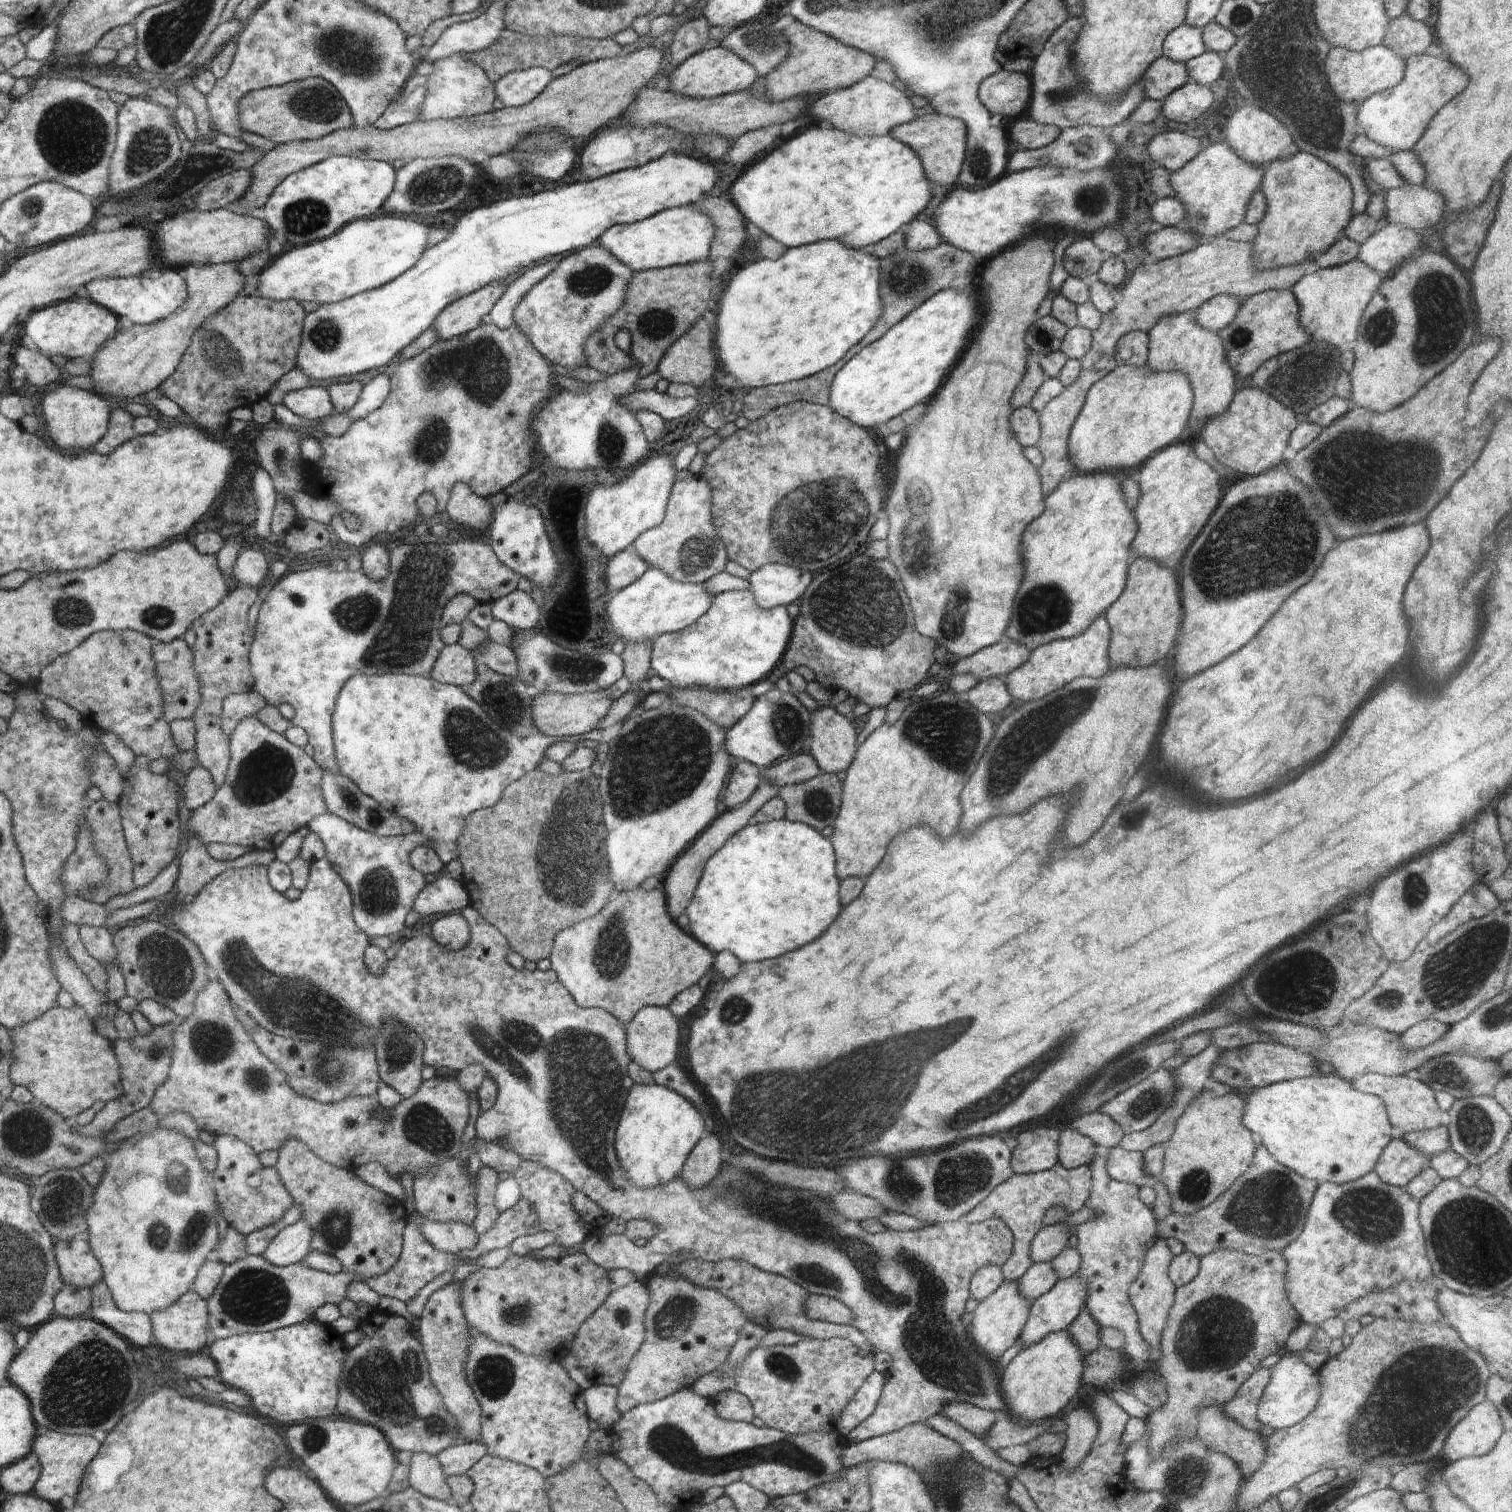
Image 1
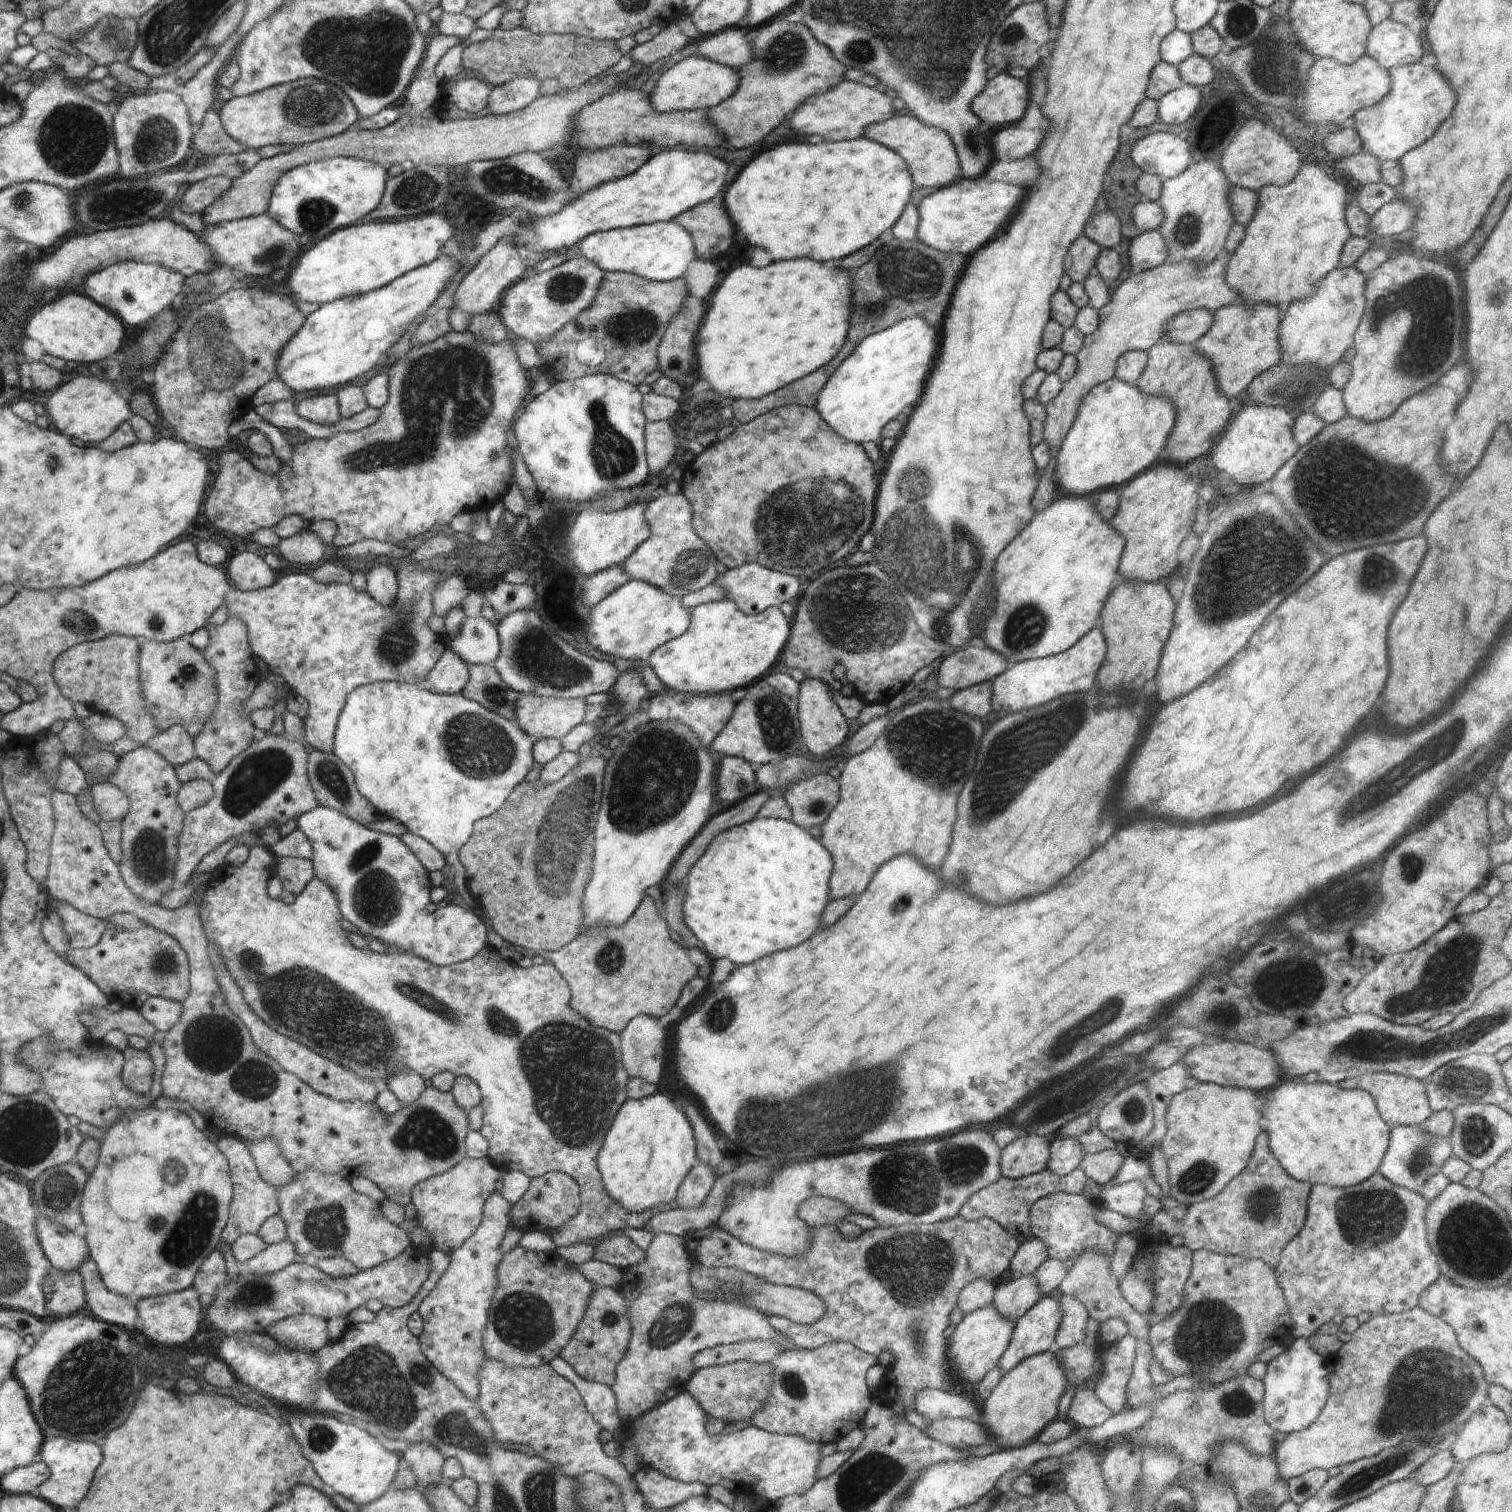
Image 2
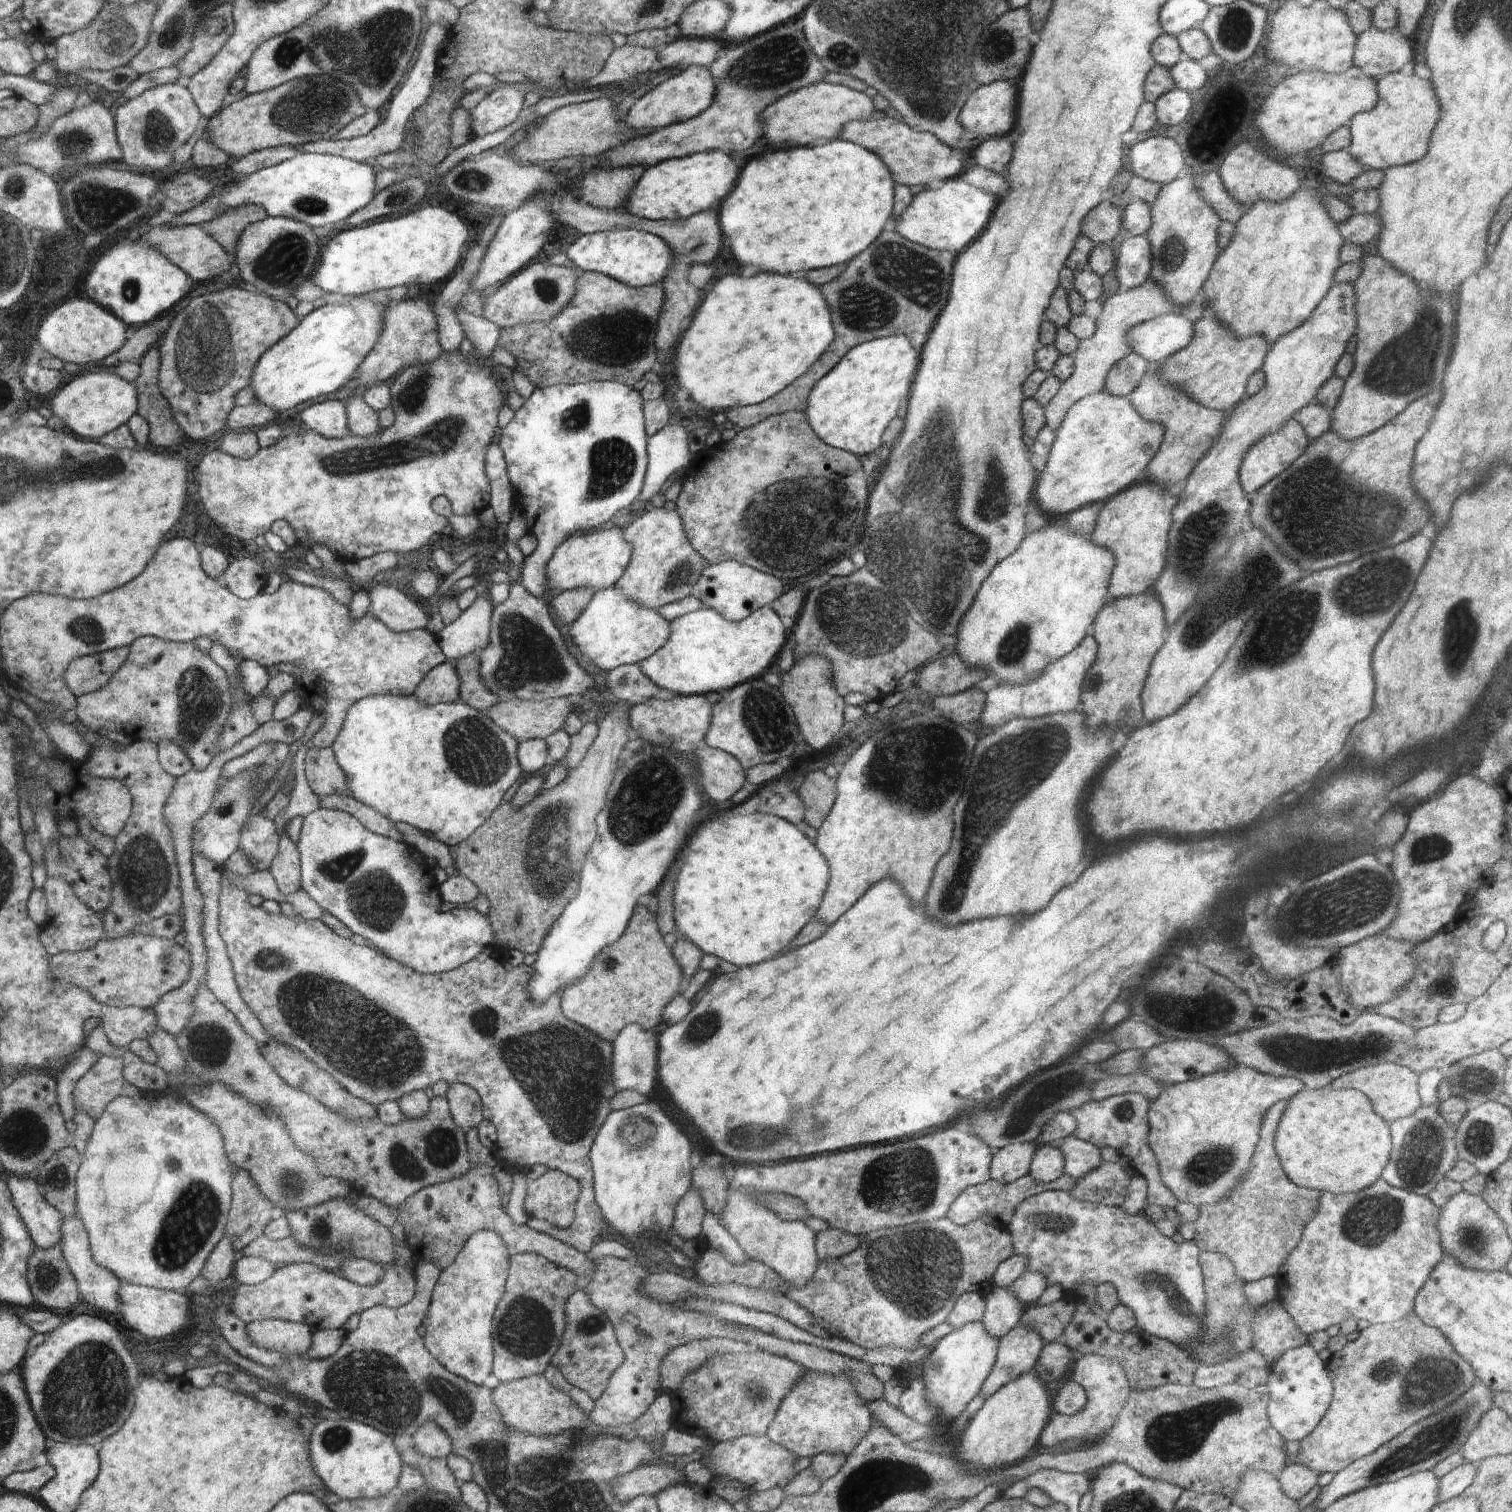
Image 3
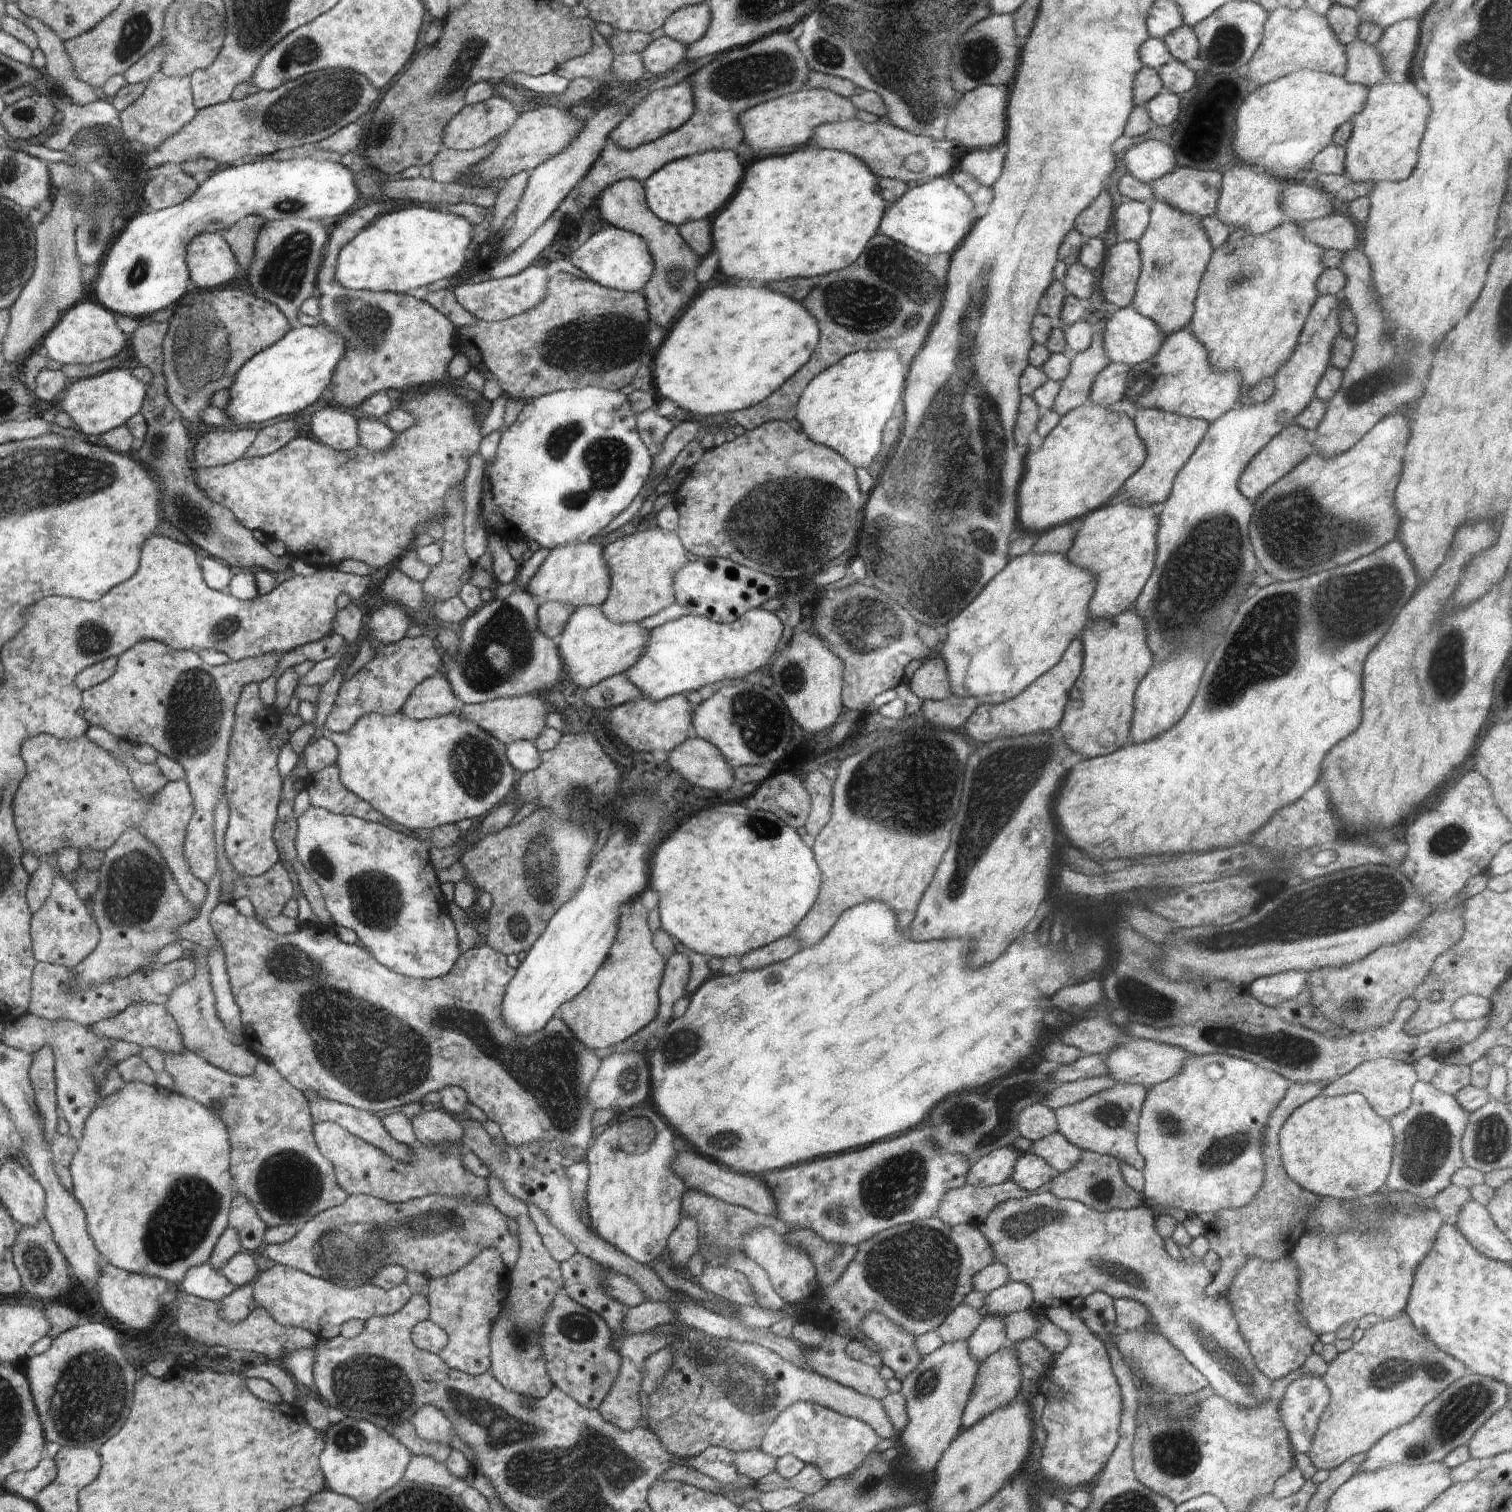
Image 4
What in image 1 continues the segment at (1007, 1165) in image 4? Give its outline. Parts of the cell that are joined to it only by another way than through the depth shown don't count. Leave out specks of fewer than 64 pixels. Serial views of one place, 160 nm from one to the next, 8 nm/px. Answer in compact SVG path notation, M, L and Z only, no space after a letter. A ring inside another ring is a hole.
M1046 1126L1024 1130L1017 1136L1018 1144L1011 1156L1014 1173L1039 1173L1057 1163L1060 1131Z

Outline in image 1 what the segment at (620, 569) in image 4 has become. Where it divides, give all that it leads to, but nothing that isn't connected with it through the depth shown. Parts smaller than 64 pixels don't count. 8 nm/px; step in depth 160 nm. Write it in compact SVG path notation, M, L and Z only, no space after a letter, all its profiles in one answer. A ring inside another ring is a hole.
M691 473L691 476L685 481L674 483L662 524L642 533L633 544L638 556L648 567L667 572L677 581L685 583L705 583L716 573L724 571L725 564L730 558L728 558L727 547L722 542L714 524L712 498L712 486L700 474Z

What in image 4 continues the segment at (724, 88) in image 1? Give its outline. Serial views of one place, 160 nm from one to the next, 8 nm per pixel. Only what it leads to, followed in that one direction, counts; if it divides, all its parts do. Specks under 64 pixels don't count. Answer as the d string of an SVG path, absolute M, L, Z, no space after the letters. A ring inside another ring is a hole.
M686 78L676 86L650 92L634 106L632 112L626 115L626 118L610 134L610 137L618 146L634 150L640 145L651 143L665 134L679 129L692 118L695 110L694 84L692 84L691 78Z

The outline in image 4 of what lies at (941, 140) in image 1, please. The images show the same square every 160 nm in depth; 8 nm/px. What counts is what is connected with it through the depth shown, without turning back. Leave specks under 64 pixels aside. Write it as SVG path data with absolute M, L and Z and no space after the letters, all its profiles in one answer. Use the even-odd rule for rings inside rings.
M860 119L835 123L824 123L815 130L812 140L820 148L836 148L862 159L878 177L900 179L909 188L912 184L922 184L936 177L947 176L954 170L952 154L937 148L934 139L922 135L913 135L892 123L878 120L867 123Z

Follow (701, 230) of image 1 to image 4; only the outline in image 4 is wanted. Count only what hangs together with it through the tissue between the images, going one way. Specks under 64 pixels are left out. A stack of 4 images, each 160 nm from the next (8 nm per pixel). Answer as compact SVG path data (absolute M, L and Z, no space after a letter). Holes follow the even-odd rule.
M614 225L592 234L571 254L569 261L592 282L600 283L609 289L631 293L642 291L655 270L654 258L644 238Z

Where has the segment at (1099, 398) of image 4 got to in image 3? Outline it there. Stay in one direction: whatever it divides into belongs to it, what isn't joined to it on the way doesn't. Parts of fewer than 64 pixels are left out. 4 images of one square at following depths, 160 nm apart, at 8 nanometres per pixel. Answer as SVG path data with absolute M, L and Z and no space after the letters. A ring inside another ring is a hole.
M1128 353L1108 371L1103 390L1115 397L1128 397L1144 377L1147 367L1148 362L1142 356Z

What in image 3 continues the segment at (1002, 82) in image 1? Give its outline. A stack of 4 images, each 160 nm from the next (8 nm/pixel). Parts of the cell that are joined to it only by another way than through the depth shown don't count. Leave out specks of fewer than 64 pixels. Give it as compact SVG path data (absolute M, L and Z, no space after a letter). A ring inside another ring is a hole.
M994 81L981 85L969 94L959 114L959 123L966 137L999 137L1007 135L1015 127L1017 111L1018 84L1014 81Z

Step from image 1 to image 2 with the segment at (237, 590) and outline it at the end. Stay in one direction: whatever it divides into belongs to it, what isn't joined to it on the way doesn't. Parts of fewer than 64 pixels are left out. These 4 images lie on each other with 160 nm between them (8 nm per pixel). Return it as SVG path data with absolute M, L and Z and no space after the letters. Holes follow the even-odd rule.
M228 617L226 622L218 627L209 625L204 627L209 630L209 643L203 650L203 655L216 671L215 682L219 690L219 708L205 729L194 737L193 747L195 758L201 758L219 774L234 757L241 751L245 751L255 740L255 725L251 718L241 711L241 705L254 692L261 679L261 672L247 639L246 625L238 617Z

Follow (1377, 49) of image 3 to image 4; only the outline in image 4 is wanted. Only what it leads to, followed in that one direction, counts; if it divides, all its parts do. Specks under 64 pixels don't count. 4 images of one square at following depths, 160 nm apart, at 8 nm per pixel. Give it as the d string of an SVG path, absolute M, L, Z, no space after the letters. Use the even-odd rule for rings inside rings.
M1357 38L1345 45L1345 55L1343 77L1348 82L1370 88L1378 85L1388 76L1375 45L1369 45Z

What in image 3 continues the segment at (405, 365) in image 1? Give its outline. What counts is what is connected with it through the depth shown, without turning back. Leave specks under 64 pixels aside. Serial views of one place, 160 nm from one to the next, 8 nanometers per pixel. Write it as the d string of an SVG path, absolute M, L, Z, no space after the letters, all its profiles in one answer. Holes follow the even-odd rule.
M444 352L444 354L433 363L421 363L412 365L400 372L392 381L389 382L391 390L390 408L395 412L395 421L392 426L385 428L377 435L360 437L349 434L344 439L329 439L324 435L318 434L312 429L307 429L303 433L286 435L278 439L276 444L260 450L249 459L239 459L235 456L222 452L220 449L213 448L212 452L206 454L195 469L195 498L202 502L206 514L211 519L212 524L216 524L224 534L230 534L240 540L254 540L260 534L266 534L271 526L278 520L285 520L295 534L295 544L307 547L311 550L315 544L324 544L335 554L335 558L340 562L348 562L380 552L395 552L396 555L411 553L413 550L420 550L426 540L430 540L432 534L440 532L446 526L446 516L438 516L432 510L432 500L436 496L446 496L452 508L452 514L464 516L482 513L488 508L490 500L490 485L485 473L485 454L487 446L494 438L494 428L498 424L498 410L504 404L502 402L502 392L496 386L496 380L490 374L492 368L478 368L472 362L466 362L466 356L461 352Z

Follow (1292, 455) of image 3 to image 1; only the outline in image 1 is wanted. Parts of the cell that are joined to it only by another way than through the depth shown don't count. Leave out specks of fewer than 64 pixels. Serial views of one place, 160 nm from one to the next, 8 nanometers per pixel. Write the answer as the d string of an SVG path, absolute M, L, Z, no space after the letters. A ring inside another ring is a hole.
M1254 387L1236 392L1230 406L1221 415L1207 420L1200 439L1214 453L1215 459L1247 477L1282 467L1288 458L1289 436L1299 423L1296 410L1283 405L1267 392Z

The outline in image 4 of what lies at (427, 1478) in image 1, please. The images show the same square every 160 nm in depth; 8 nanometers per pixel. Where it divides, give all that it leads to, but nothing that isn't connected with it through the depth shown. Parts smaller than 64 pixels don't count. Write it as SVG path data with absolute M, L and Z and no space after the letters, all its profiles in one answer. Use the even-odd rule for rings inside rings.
M424 1405L411 1418L411 1421L415 1425L415 1430L424 1440L436 1441L449 1446L452 1425L439 1408Z

